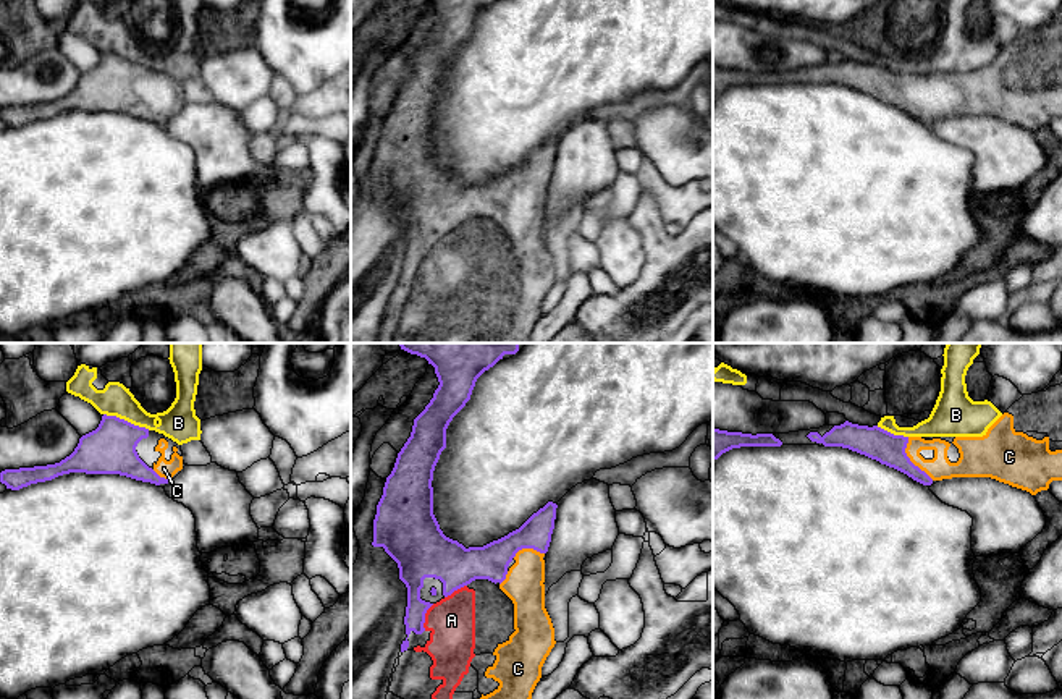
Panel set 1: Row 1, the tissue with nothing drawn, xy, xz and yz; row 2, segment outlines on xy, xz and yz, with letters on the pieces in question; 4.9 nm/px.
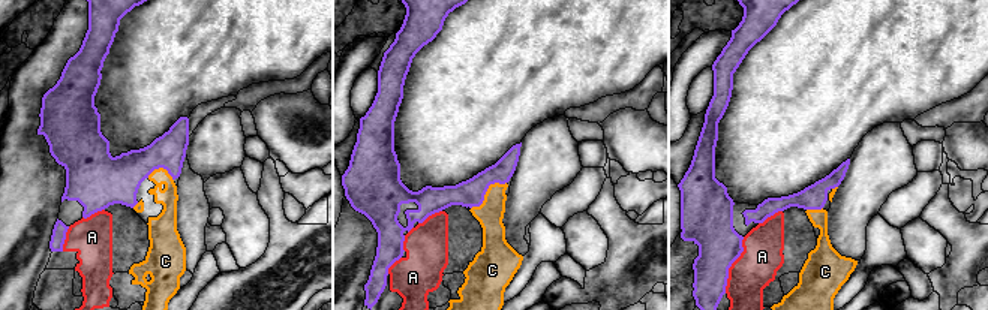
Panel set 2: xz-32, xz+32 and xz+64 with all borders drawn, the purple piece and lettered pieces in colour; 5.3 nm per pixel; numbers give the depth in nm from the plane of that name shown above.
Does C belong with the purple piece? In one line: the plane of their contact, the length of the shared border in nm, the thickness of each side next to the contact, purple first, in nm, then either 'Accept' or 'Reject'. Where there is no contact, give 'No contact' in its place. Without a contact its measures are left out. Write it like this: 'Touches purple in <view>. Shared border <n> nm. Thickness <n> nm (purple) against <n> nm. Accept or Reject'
Touches purple in yz. Shared border 260 nm. Thickness 160 nm (purple) against 120 nm. Accept

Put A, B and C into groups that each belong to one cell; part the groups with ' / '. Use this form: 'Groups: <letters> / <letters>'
Groups: A C / B

